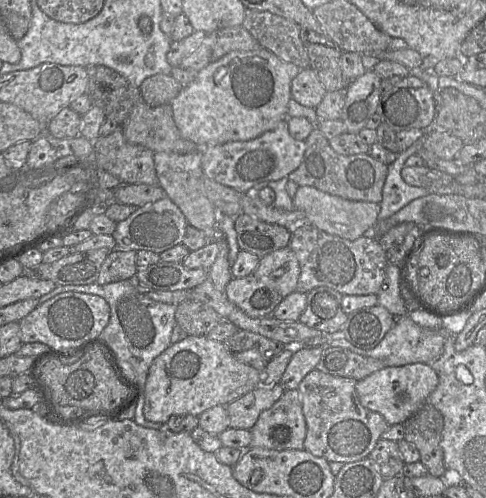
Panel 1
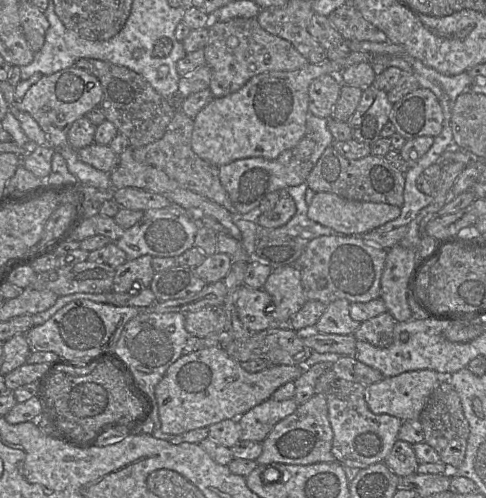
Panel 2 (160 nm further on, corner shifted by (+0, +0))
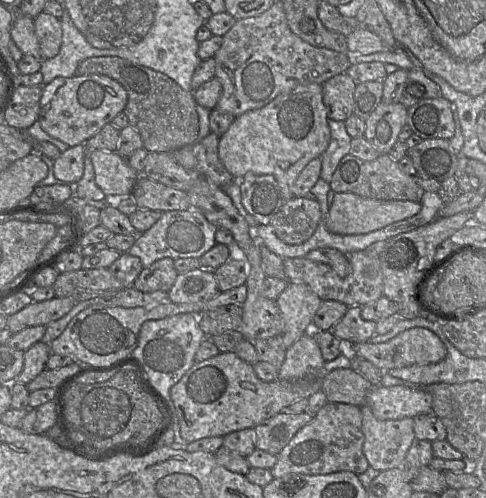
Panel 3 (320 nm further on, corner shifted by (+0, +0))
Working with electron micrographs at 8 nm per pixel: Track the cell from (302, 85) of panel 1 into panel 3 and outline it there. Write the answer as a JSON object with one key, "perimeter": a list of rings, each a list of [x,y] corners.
{"perimeter":[[[346,73],[336,75],[322,85],[323,102],[329,119],[345,122],[353,115],[356,85]]]}

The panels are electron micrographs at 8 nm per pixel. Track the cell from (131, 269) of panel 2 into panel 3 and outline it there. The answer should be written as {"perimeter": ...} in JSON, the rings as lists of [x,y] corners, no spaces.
{"perimeter":[[[159,259],[149,267],[143,268],[132,287],[141,292],[163,291],[168,293],[178,274],[173,259]]]}

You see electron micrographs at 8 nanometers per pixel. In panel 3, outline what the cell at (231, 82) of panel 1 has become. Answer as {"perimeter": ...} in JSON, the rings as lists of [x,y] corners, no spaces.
{"perimeter":[[[302,85],[276,97],[266,106],[236,117],[219,137],[218,155],[227,171],[239,180],[247,173],[271,175],[283,199],[293,196],[293,185],[301,171],[327,149],[331,135],[323,102],[322,85]]]}

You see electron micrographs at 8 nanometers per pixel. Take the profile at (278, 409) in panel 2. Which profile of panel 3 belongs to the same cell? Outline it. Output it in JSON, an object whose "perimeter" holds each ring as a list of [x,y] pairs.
{"perimeter":[[[282,411],[274,415],[254,428],[256,449],[278,455],[312,418],[306,411],[299,414]]]}

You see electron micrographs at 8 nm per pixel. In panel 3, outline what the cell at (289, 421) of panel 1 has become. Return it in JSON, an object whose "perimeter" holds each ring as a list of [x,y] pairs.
{"perimeter":[[[327,402],[277,455],[277,462],[270,471],[275,479],[282,478],[288,474],[324,475],[341,471],[349,471],[359,475],[370,467],[363,453],[364,439],[360,406]]]}

